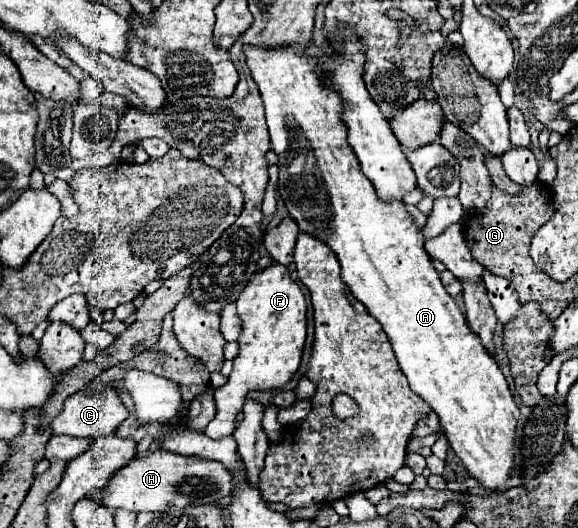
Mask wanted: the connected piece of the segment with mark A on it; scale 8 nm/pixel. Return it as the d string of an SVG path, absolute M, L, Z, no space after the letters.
M246 47L244 49L246 53L246 63L248 63L248 69L252 73L252 79L256 81L258 89L260 89L260 95L262 95L262 101L266 105L266 123L268 123L268 131L270 131L270 141L272 141L272 151L278 155L278 169L280 169L280 177L278 177L278 191L284 199L284 205L288 209L288 213L292 215L292 219L296 219L298 227L302 233L308 233L312 237L316 237L318 241L326 243L338 257L340 265L342 265L342 281L348 285L350 293L362 303L366 305L366 311L382 325L384 333L388 335L390 343L392 343L392 349L394 349L394 355L398 359L398 367L400 371L406 375L408 383L410 383L410 389L414 389L414 393L418 393L432 409L434 413L438 415L440 419L440 425L444 429L444 435L448 437L450 441L450 447L454 449L454 453L462 459L464 467L470 471L470 475L482 483L486 489L496 489L500 487L502 483L506 483L510 479L510 469L512 469L512 449L514 449L514 429L516 429L516 421L520 417L520 411L514 403L514 397L508 389L508 383L500 371L500 367L496 365L496 361L490 357L490 353L484 349L484 345L480 343L478 335L474 335L460 311L460 307L456 305L456 301L446 293L442 281L440 281L440 275L438 271L434 269L432 265L432 259L428 257L428 253L424 251L424 235L422 235L422 229L418 225L414 225L414 219L410 219L408 211L404 209L404 203L398 203L396 199L390 199L390 203L382 203L382 199L378 199L376 191L374 191L374 185L370 183L370 179L366 179L360 171L360 163L354 155L354 151L350 149L348 141L346 141L346 125L342 121L342 101L340 101L340 95L336 95L332 89L328 89L324 85L324 79L320 77L316 61L304 53L304 55L296 55L292 51L292 47L286 47L286 49L278 49L278 51L270 51L270 49L262 49L262 47Z

